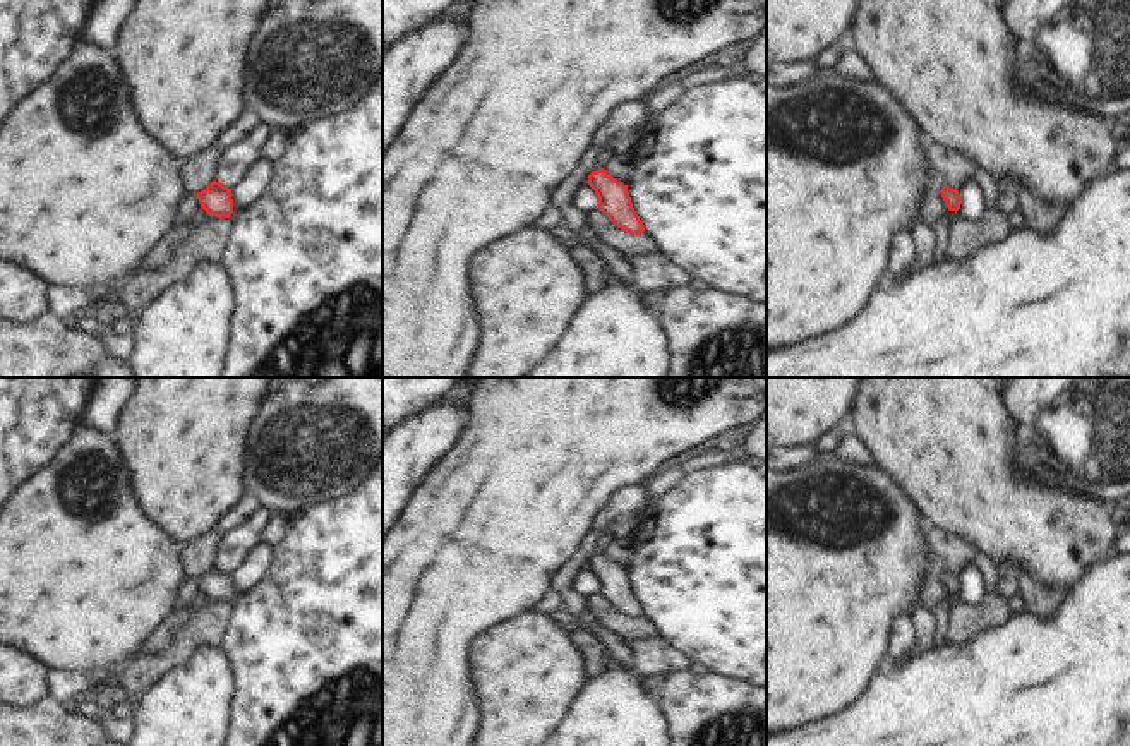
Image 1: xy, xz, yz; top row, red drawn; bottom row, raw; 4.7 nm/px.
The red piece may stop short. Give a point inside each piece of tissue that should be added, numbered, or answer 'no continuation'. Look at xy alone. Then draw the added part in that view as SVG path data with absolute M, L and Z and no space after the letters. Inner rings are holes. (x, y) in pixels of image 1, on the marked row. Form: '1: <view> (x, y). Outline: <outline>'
no continuation.

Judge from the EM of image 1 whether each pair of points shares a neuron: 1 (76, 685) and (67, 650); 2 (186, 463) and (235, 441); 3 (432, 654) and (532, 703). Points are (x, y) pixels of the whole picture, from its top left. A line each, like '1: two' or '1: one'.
1: two
2: one
3: two

